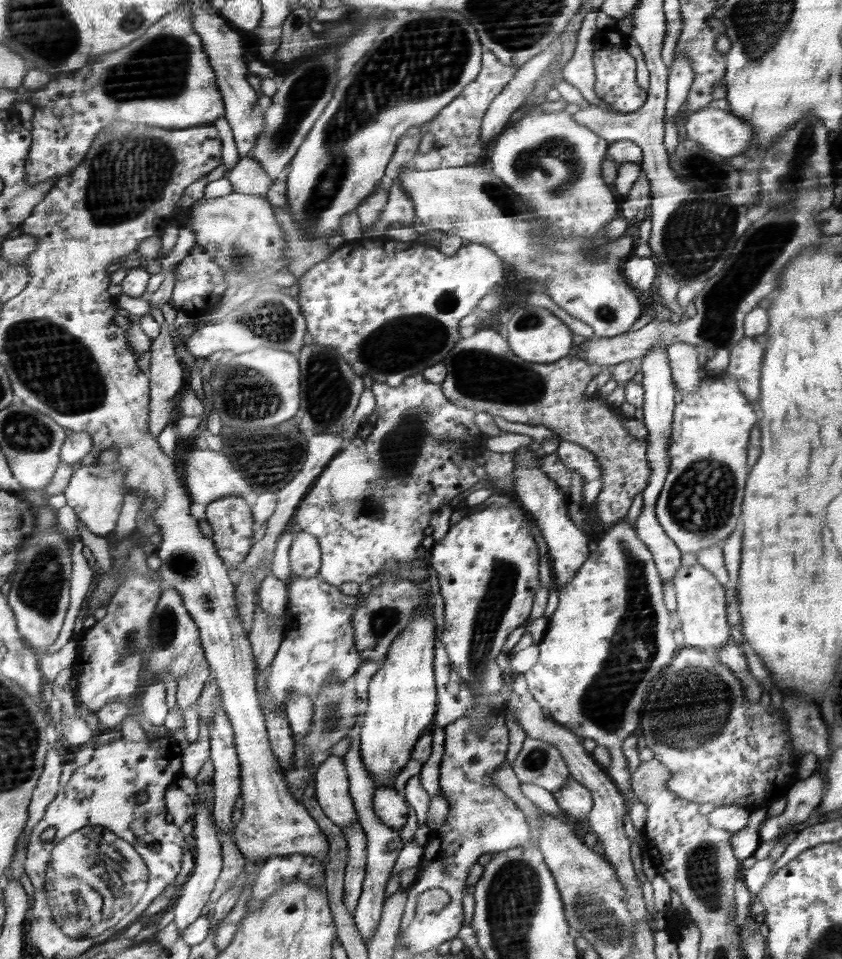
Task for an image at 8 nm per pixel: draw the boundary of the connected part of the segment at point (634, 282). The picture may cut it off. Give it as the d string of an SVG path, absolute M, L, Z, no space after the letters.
M633 254L623 260L623 269L626 271L626 278L629 278L630 285L634 286L635 290L647 296L651 294L658 274L654 257L640 257Z

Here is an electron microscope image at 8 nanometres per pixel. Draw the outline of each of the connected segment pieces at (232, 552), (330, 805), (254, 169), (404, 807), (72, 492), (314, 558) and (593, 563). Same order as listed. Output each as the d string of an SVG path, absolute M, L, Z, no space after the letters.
M230 496L216 500L207 508L207 521L214 530L215 546L225 564L239 568L252 547L254 518L244 497Z
M330 755L314 776L316 800L322 812L342 830L357 820L343 757Z
M250 156L236 163L228 179L234 183L234 192L263 196L267 194L273 183L272 178L264 171L258 159Z
M380 785L372 796L372 809L384 825L400 832L410 812L406 801L405 795L393 786Z
M96 460L95 463L80 467L73 475L73 478L65 492L69 506L72 506L81 520L91 532L99 539L109 538L118 529L122 517L127 495L130 489L127 486L128 469L118 460L113 464L104 464Z
M299 531L293 539L290 551L290 569L297 577L314 578L321 568L321 548L317 538L310 533Z
M618 522L617 525L612 526L598 542L598 548L593 553L589 554L589 558L584 561L584 564L577 570L577 576L570 581L570 584L564 585L559 590L559 601L556 607L556 612L549 618L548 629L544 634L544 638L539 642L539 656L536 664L524 672L524 678L526 679L528 690L530 694L538 701L541 708L548 708L550 712L550 718L554 719L557 723L564 725L564 727L570 729L572 733L582 737L584 739L591 738L596 741L596 744L606 746L611 752L612 766L607 769L608 776L612 779L612 782L618 787L618 790L627 802L631 802L629 798L630 791L634 793L632 789L632 774L628 772L626 767L626 760L622 756L622 742L626 736L632 735L632 732L638 728L638 722L640 720L640 702L644 702L646 698L646 688L650 684L650 680L654 680L658 676L658 672L664 668L664 666L670 666L670 662L673 662L674 652L678 650L678 646L674 644L672 640L672 632L668 630L668 622L670 622L670 616L668 616L668 609L663 601L663 579L660 579L658 575L658 569L656 560L653 559L652 552L646 547L646 544L642 542L641 537L637 534L637 529L634 524L628 522Z

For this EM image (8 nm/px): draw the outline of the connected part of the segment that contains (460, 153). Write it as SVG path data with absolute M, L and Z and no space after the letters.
M486 49L482 71L478 77L467 84L462 92L430 121L428 131L436 139L433 149L441 153L445 166L468 166L468 164L476 164L480 160L482 150L484 150L484 143L478 138L480 124L484 124L484 116L488 112L489 106L505 90L506 85L510 84L517 70L519 68L505 66L497 55Z

